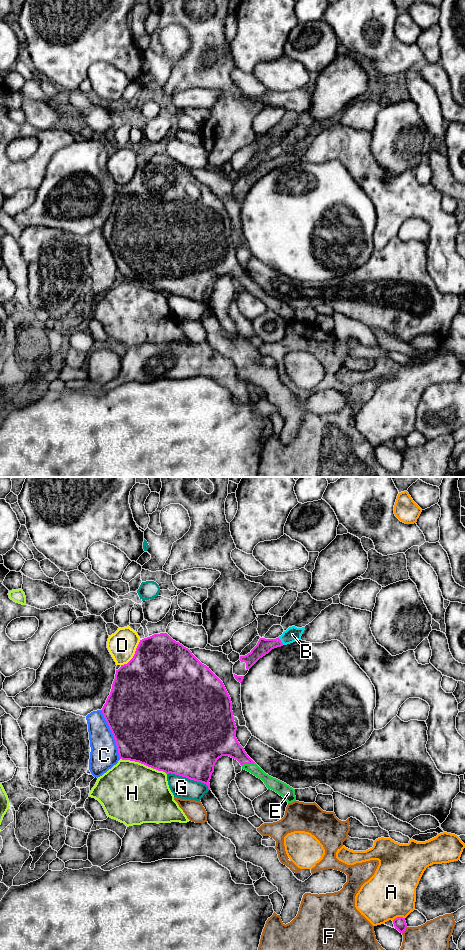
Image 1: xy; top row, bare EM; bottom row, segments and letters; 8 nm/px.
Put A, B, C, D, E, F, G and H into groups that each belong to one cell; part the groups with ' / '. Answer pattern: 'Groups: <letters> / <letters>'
Groups: A / B E / C / D / F / G / H

